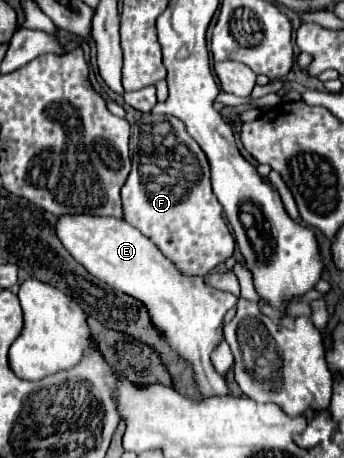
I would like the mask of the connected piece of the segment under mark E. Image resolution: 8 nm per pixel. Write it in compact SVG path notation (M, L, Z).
M63 214L57 218L55 234L67 252L95 278L147 304L147 310L151 310L151 322L161 330L163 338L195 366L195 380L203 396L229 394L225 378L217 374L211 364L211 352L223 338L223 316L237 304L233 294L209 288L199 276L195 280L179 276L175 266L161 256L159 248L155 248L151 240L147 240L125 220L87 214Z

